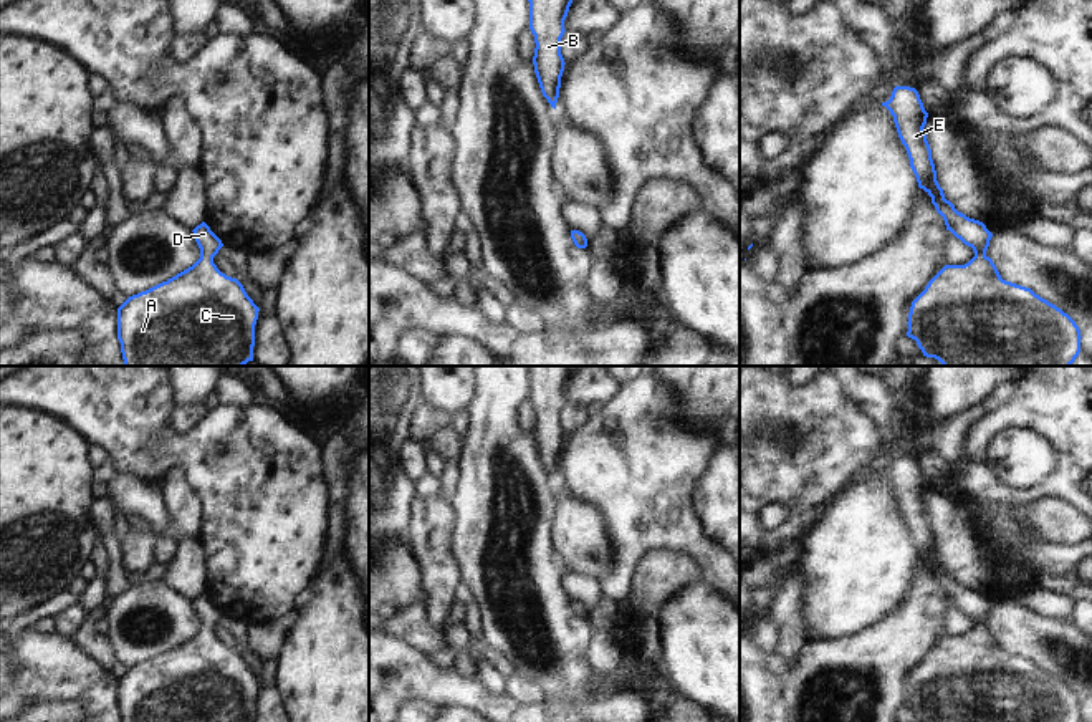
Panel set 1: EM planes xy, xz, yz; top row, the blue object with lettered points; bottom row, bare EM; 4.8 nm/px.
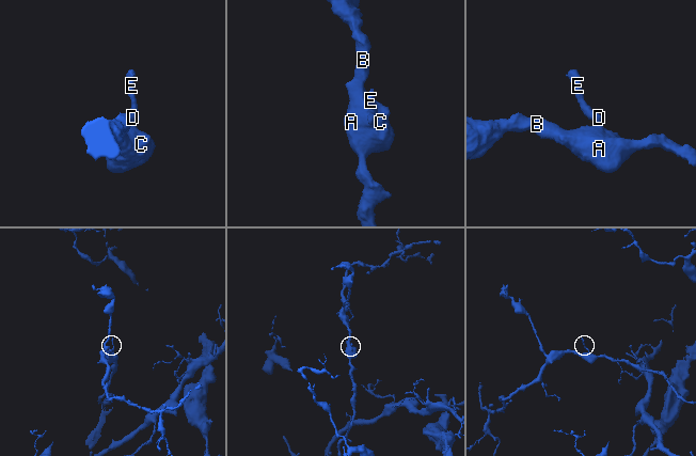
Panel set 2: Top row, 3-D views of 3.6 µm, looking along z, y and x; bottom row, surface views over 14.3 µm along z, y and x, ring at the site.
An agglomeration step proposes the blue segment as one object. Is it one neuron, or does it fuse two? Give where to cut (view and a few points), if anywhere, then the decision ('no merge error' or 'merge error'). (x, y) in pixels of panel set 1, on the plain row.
no cut; no merge error

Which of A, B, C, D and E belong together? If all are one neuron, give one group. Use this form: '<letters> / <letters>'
A B C D E

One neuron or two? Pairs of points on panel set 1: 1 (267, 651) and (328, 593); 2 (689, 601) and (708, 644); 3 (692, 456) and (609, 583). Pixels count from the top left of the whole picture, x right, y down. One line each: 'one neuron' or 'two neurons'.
1: two neurons
2: one neuron
3: one neuron

